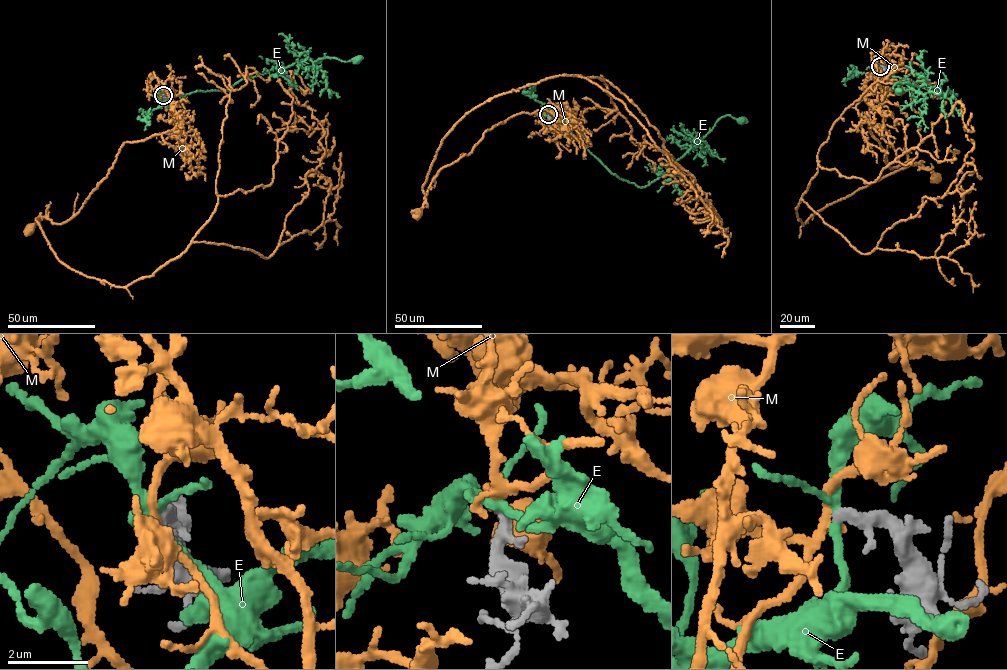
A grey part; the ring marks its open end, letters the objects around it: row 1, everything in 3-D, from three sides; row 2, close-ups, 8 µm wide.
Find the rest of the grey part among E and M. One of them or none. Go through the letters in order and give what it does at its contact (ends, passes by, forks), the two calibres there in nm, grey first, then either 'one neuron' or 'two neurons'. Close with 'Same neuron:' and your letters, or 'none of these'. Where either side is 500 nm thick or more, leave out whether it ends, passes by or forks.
E: it forks there; 240 nm thick on the grey side, 220 nm on the other; two neurons
M: it forks there; 200 nm thick on the grey side, 170 nm on the other; one neuron
Same neuron: M

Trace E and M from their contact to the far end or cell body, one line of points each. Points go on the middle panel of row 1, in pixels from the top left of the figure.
E: (548, 115), (561, 120), (612, 173), (639, 187), (665, 173), (720, 118), (730, 115), (741, 119)
M: (548, 114), (554, 111), (563, 120), (545, 109), (520, 112), (486, 130), (471, 152), (439, 170), (418, 215)

